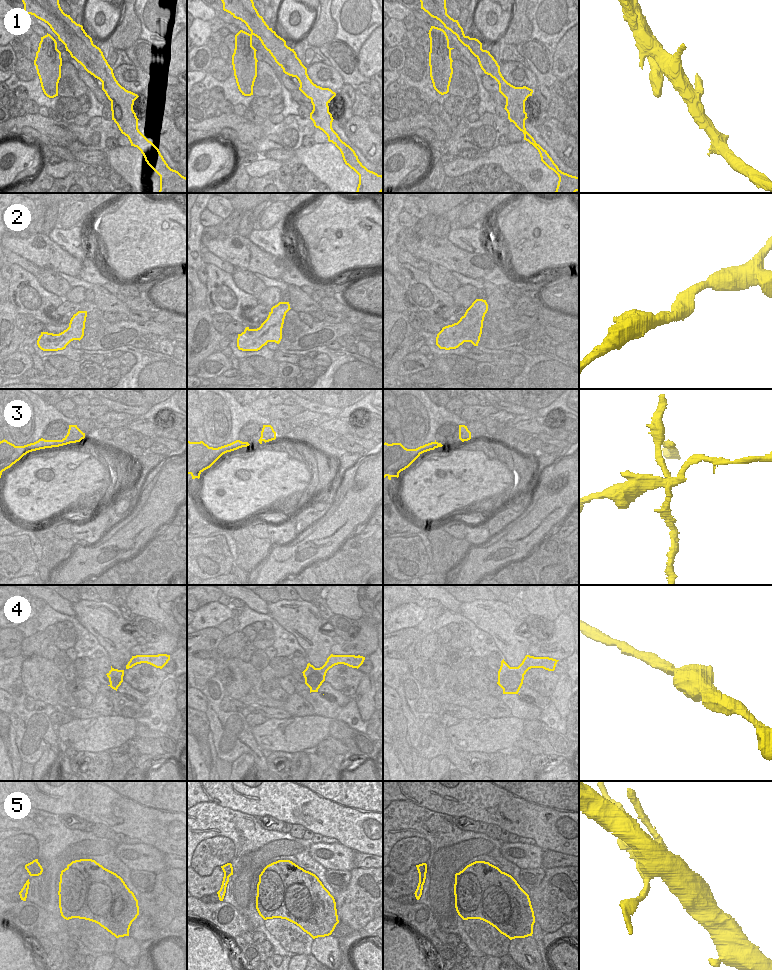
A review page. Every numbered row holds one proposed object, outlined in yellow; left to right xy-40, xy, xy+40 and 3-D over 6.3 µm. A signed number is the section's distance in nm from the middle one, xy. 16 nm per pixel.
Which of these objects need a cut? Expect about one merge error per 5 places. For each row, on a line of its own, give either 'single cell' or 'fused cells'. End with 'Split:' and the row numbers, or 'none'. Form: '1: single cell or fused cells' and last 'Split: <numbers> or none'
1: single cell
2: single cell
3: fused cells
4: single cell
5: fused cells
Split: 3, 5

